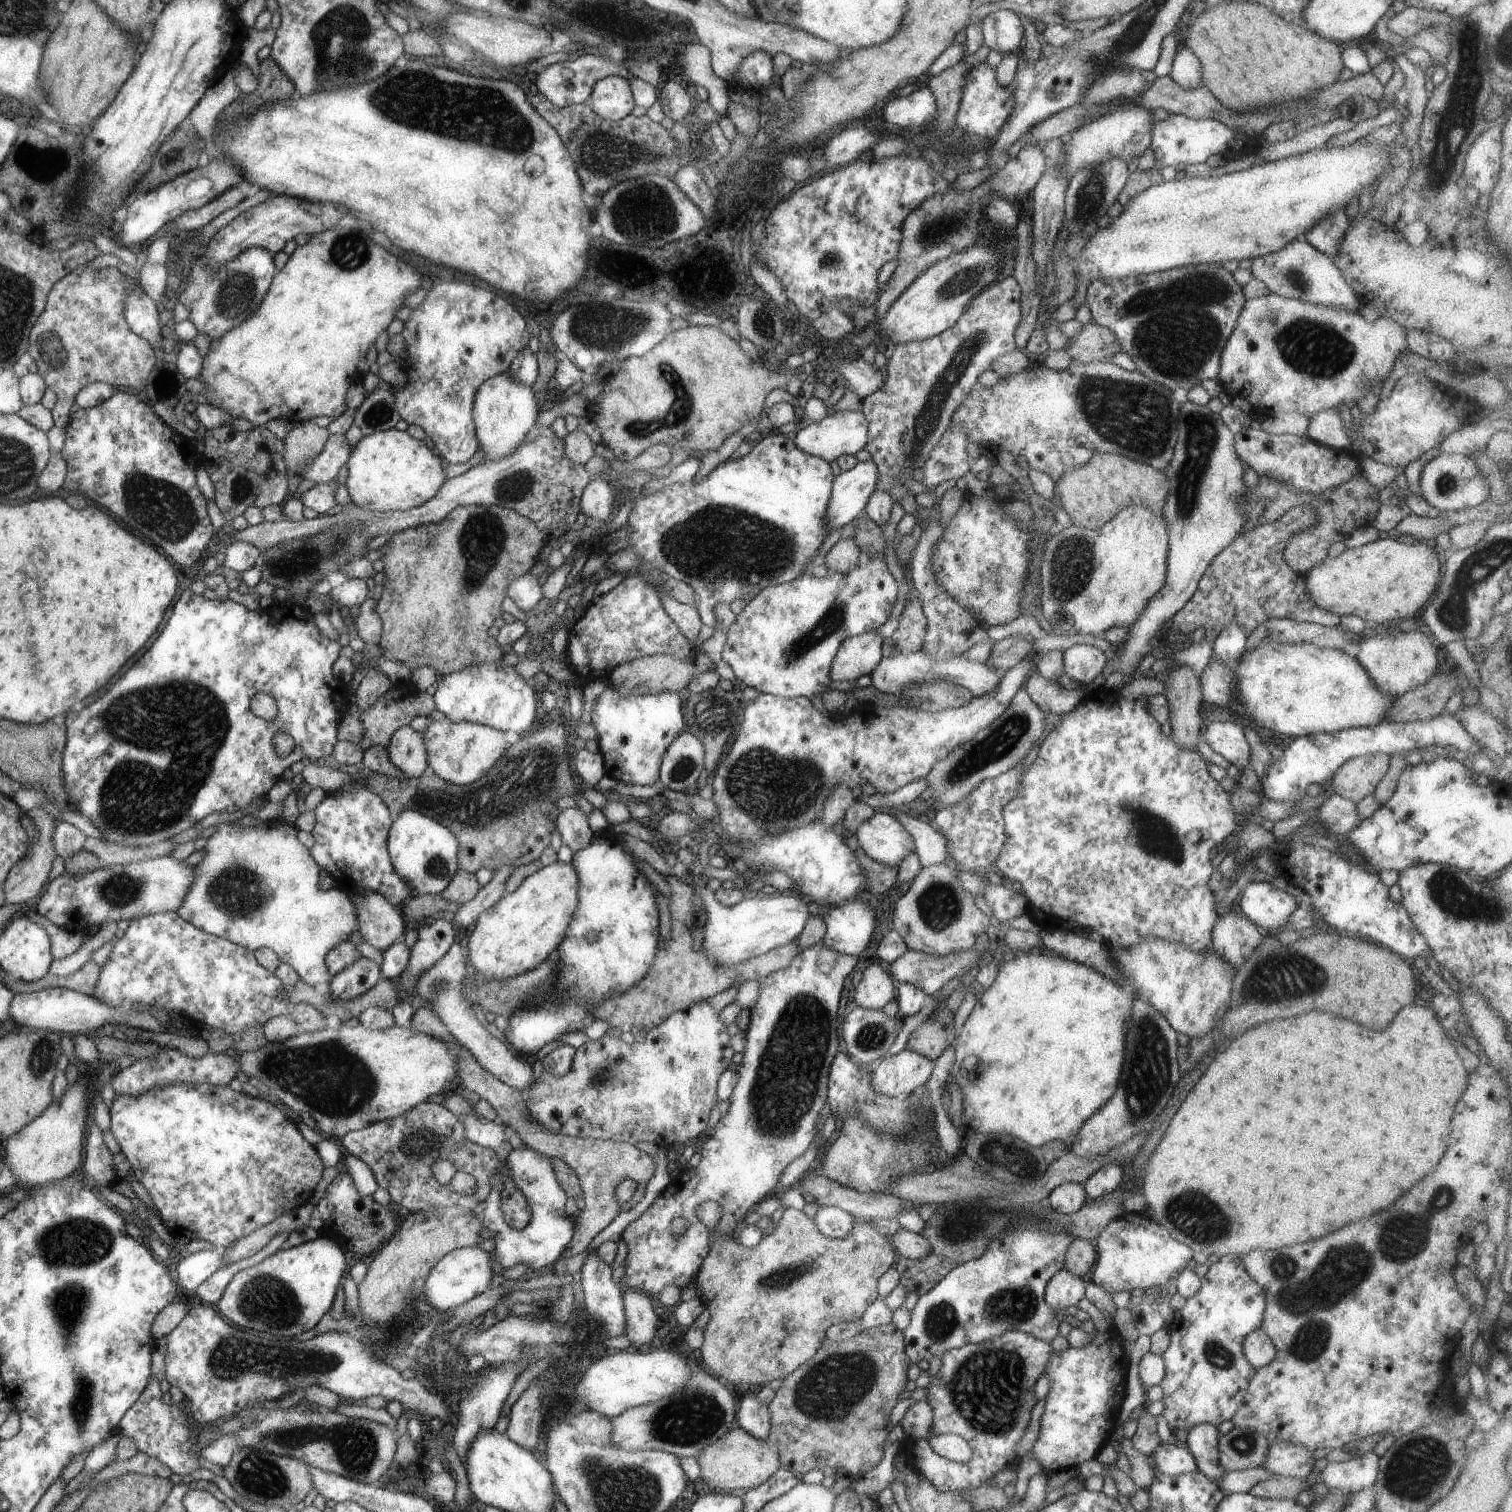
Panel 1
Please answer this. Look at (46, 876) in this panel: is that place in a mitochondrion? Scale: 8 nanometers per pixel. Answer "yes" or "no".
no

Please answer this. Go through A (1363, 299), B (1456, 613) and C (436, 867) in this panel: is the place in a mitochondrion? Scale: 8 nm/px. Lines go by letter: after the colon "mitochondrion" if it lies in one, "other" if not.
A: other
B: mitochondrion
C: mitochondrion

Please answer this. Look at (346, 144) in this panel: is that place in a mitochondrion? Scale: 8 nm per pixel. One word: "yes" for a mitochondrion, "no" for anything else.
no

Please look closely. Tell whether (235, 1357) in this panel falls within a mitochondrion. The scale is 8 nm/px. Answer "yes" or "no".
yes

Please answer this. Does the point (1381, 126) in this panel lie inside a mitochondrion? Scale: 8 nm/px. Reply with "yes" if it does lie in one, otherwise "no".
no

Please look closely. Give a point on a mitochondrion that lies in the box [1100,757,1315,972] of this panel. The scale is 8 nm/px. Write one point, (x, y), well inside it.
(1154, 836)

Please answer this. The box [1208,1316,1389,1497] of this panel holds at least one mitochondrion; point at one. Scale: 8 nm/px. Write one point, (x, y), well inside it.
(1245, 1444)

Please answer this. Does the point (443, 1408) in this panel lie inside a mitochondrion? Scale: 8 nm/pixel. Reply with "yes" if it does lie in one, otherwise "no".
no

